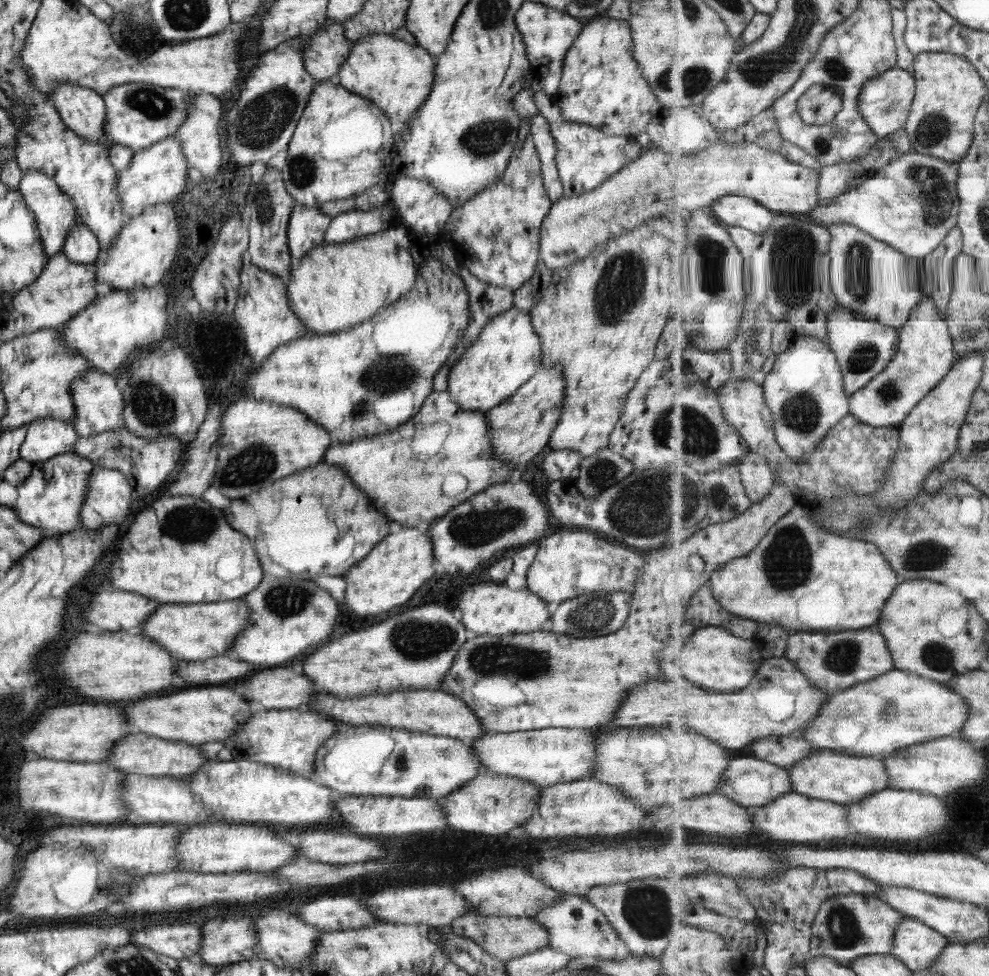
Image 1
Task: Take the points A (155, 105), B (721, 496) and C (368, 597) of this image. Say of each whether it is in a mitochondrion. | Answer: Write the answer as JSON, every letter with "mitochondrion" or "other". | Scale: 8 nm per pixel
{"A":"mitochondrion","B":"mitochondrion","C":"other"}

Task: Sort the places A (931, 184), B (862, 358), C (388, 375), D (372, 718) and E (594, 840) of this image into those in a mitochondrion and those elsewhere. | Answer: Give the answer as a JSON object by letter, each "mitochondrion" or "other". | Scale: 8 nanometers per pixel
{"A":"mitochondrion","B":"mitochondrion","C":"mitochondrion","D":"other","E":"other"}

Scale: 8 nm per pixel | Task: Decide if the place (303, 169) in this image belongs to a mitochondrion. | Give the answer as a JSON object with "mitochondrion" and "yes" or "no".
{"mitochondrion":"yes"}

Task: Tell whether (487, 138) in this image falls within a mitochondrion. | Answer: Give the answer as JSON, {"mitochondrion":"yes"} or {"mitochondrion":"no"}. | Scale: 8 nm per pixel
{"mitochondrion":"yes"}

